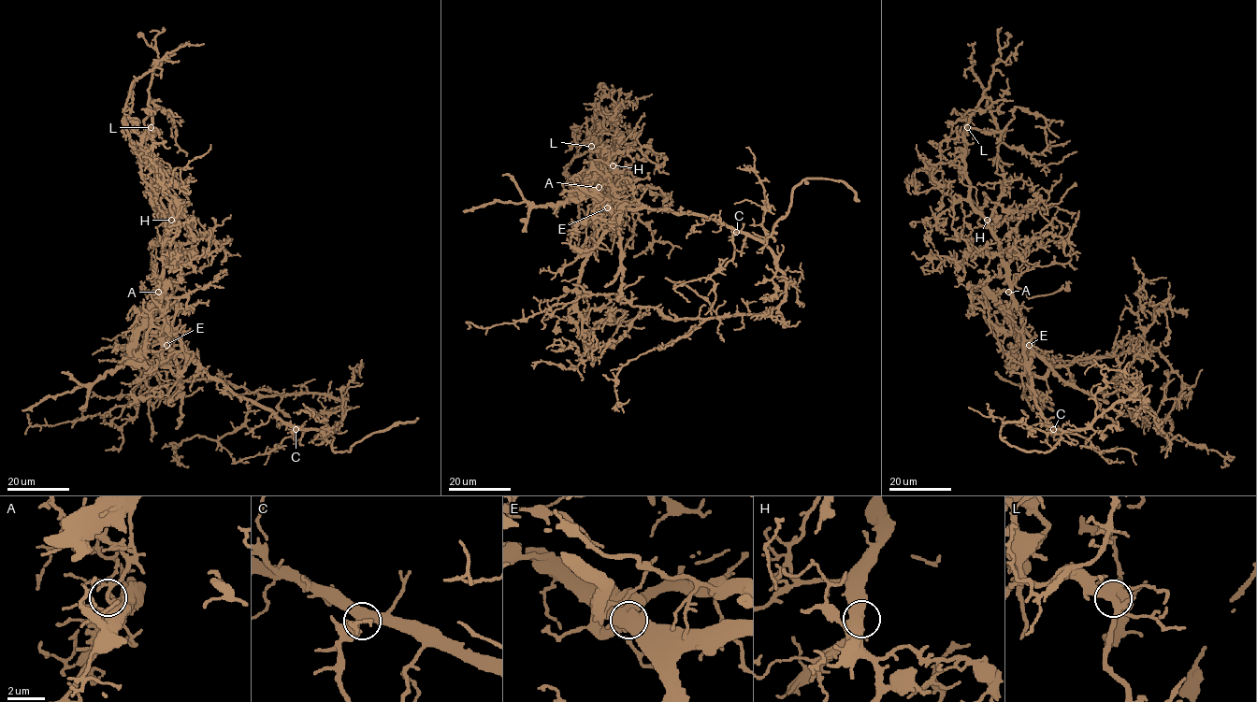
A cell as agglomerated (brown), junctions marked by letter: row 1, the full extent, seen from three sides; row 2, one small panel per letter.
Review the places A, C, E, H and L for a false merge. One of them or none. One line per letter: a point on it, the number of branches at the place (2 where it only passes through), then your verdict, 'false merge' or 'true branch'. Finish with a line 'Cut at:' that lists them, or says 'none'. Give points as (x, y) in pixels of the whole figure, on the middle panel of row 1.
A: (599, 187) | 5 | true branch
C: (736, 232) | 4 | true branch
E: (607, 207) | 5 | false merge
H: (613, 165) | 4 | true branch
L: (591, 146) | 7 | true branch
Cut at: E

